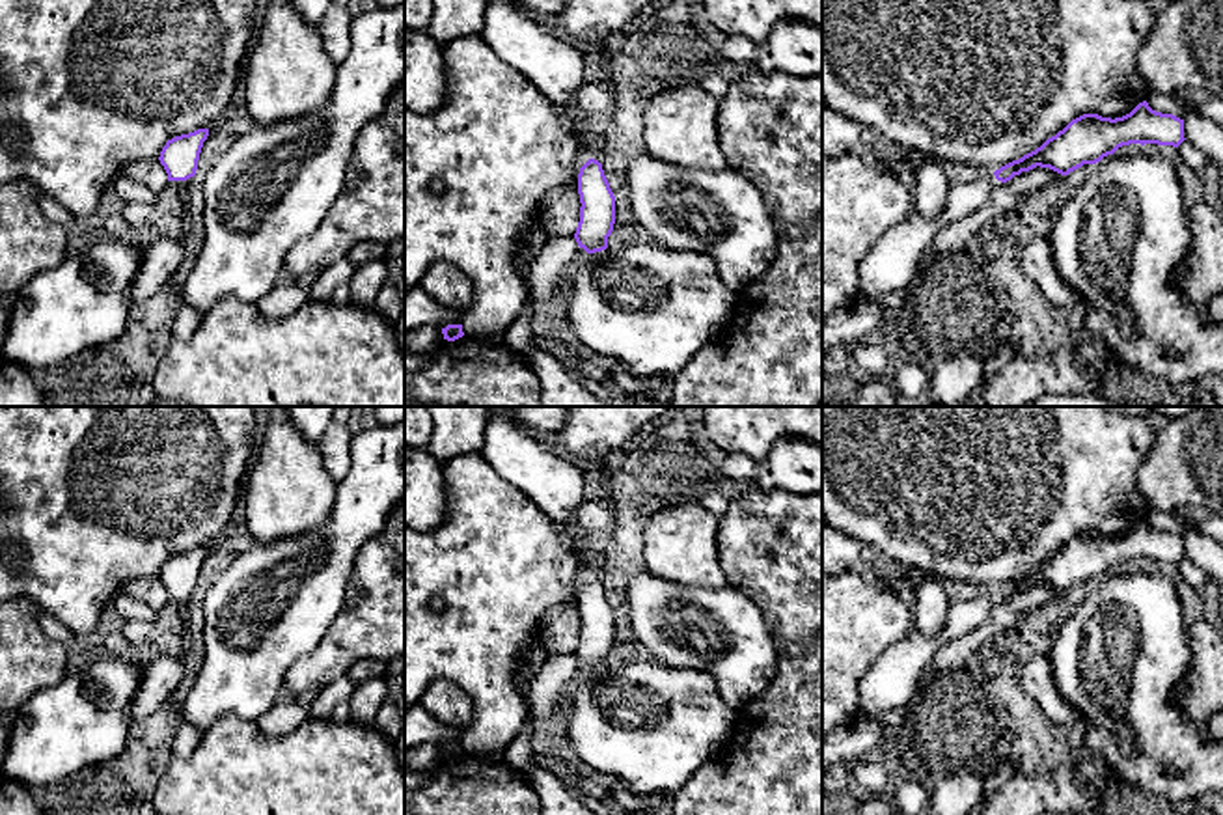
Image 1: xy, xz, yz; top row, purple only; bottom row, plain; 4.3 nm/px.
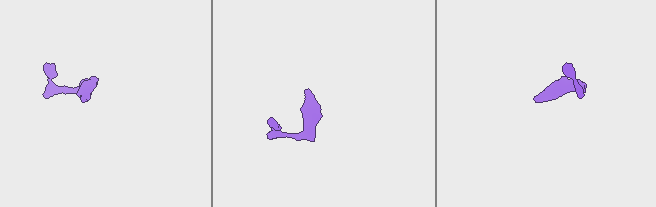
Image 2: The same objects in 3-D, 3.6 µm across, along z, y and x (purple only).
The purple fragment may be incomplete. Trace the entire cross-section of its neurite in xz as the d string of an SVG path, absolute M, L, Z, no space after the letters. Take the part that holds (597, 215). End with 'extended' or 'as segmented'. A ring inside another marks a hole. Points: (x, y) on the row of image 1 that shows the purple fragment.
M589 159L580 168L578 194L582 207L574 239L587 254L602 252L615 224L615 196L598 160Z; as segmented

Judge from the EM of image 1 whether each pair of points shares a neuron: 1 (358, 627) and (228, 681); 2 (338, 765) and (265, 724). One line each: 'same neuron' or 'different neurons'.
1: different neurons
2: different neurons

